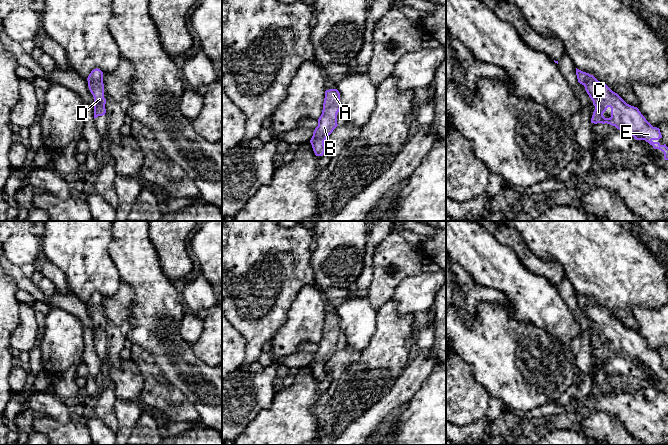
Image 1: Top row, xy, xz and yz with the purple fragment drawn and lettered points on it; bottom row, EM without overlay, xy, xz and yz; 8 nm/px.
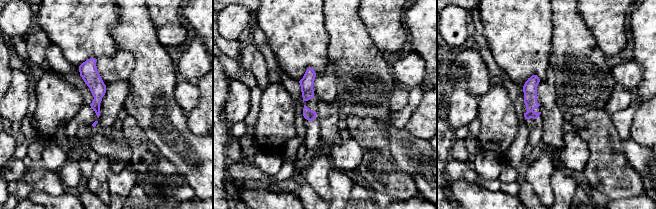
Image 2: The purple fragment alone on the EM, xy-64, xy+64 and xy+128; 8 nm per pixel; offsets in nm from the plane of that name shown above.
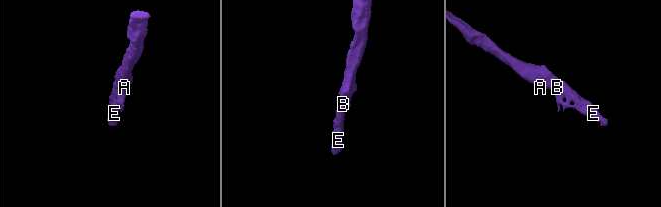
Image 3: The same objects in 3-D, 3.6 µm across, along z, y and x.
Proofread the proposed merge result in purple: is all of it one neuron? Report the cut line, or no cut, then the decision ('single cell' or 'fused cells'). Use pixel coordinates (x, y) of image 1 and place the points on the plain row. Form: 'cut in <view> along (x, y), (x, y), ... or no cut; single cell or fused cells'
no cut; single cell

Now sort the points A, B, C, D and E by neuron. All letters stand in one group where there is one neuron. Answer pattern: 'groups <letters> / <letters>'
groups A B C D E

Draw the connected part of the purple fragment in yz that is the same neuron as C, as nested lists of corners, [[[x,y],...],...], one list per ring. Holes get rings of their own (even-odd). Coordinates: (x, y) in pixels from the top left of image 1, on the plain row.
[[[577,292],[576,299],[578,306],[585,311],[595,330],[591,347],[607,347],[633,360],[636,364],[645,364],[654,373],[661,374],[664,377],[664,383],[668,384],[668,371],[658,366],[662,362],[660,353],[653,351],[637,331],[627,328],[617,317],[593,299]],[[608,331],[611,332],[611,341],[605,342],[603,337]]]

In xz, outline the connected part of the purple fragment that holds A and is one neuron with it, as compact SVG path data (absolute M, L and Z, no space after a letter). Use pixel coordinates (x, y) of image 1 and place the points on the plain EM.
M337 313L325 315L322 338L318 343L318 350L313 356L310 364L316 380L323 380L325 376L324 365L338 350L337 338L341 333L340 317Z

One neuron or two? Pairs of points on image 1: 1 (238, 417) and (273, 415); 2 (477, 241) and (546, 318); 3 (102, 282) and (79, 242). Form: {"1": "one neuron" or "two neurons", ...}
{"1": "two neurons", "2": "one neuron", "3": "one neuron"}

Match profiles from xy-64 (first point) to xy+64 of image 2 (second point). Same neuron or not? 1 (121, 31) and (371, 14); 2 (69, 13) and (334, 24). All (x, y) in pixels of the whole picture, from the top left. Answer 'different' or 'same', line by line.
1: different
2: different

